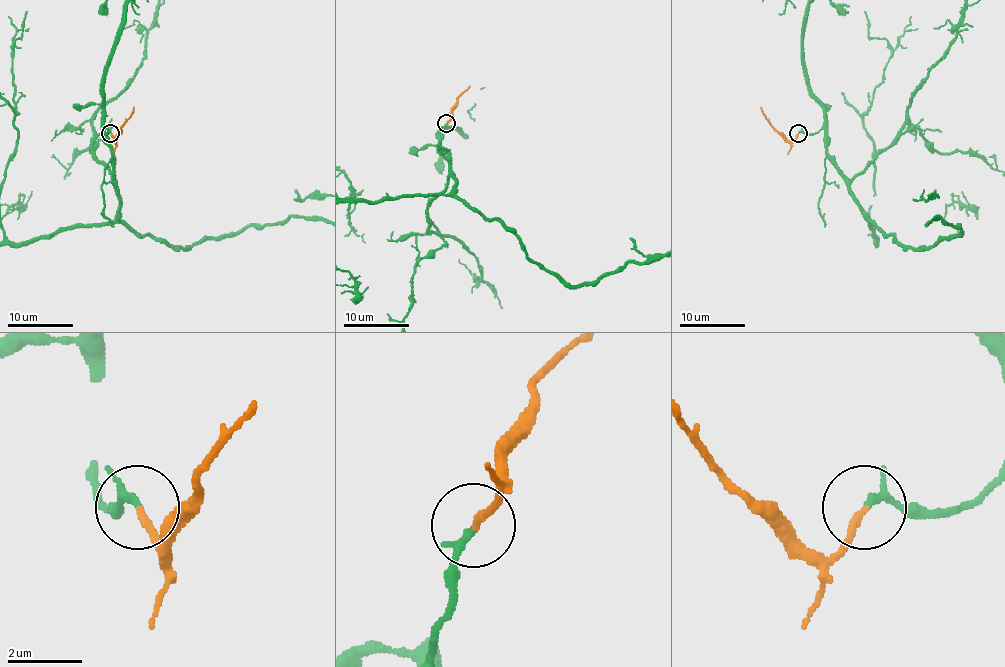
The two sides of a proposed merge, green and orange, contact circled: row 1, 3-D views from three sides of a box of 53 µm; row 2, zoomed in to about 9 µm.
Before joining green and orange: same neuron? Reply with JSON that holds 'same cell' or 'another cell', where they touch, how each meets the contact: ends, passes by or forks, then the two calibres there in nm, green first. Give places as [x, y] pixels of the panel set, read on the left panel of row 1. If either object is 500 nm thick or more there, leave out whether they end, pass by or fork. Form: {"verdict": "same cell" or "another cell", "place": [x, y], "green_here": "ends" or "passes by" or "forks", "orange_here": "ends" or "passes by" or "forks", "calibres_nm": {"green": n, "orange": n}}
{"verdict": "same cell", "place": [110, 133], "green_here": "passes by", "orange_here": "ends", "calibres_nm": {"green": 150, "orange": 180}}

